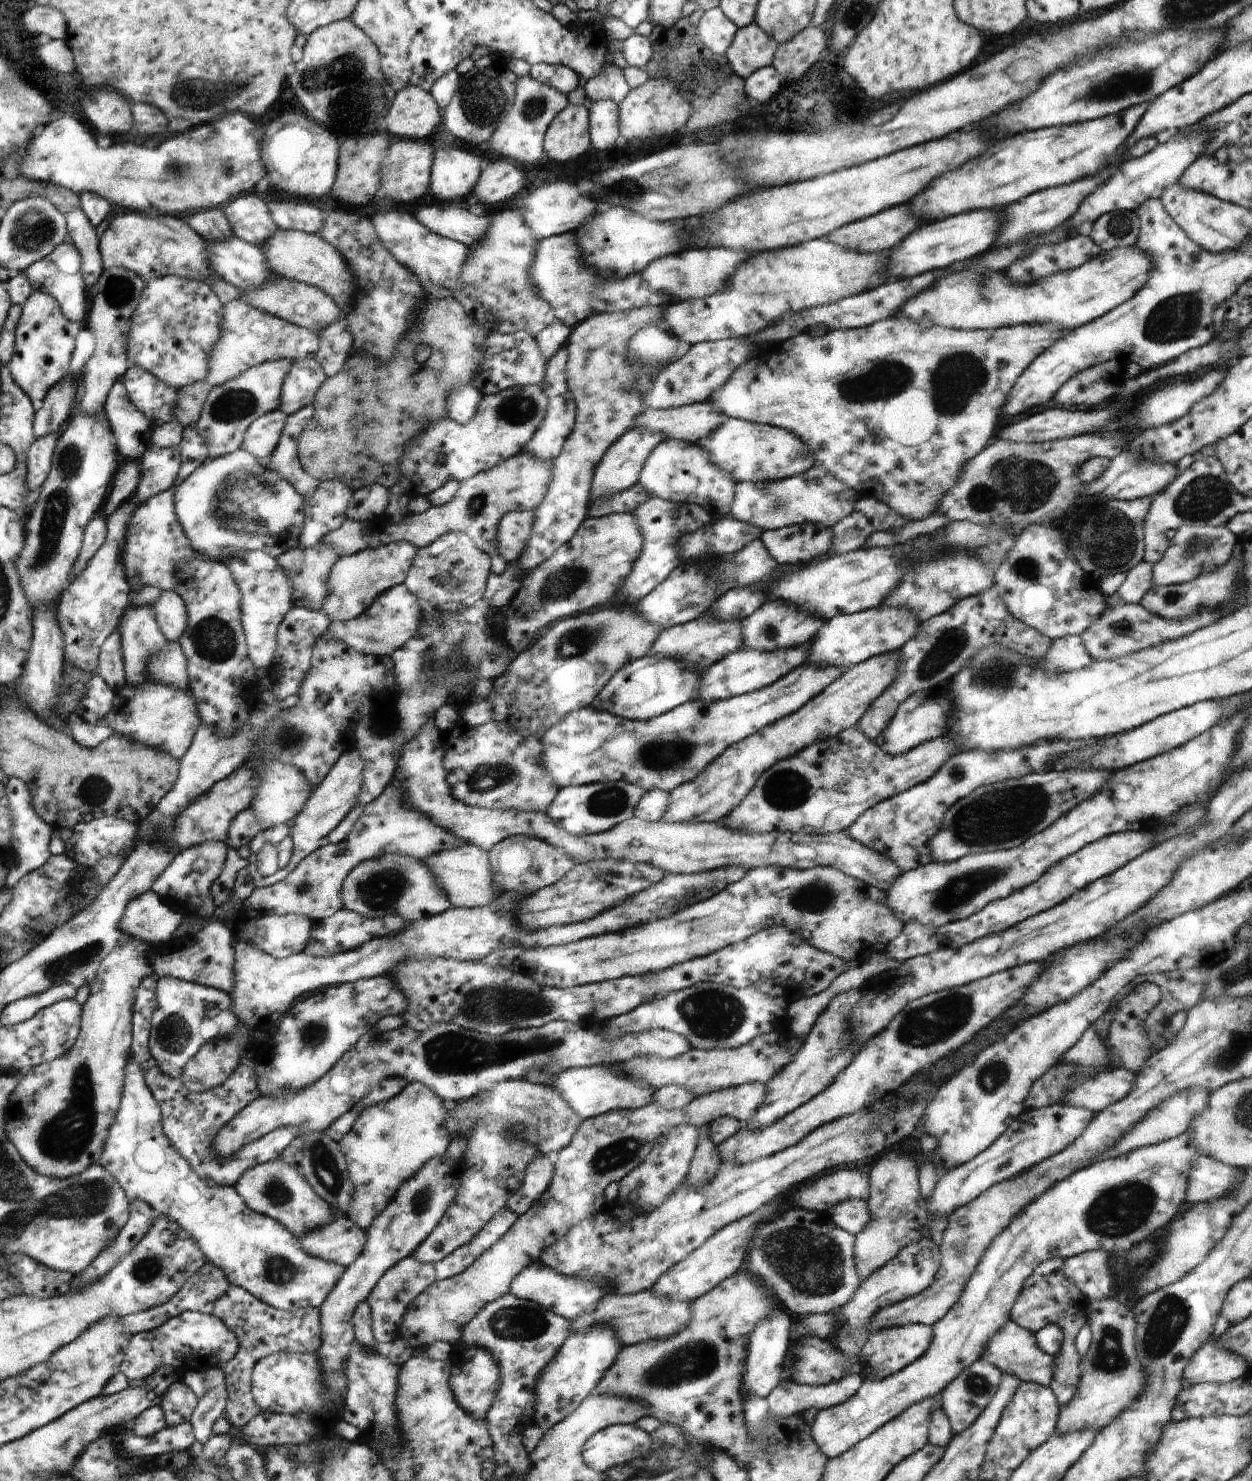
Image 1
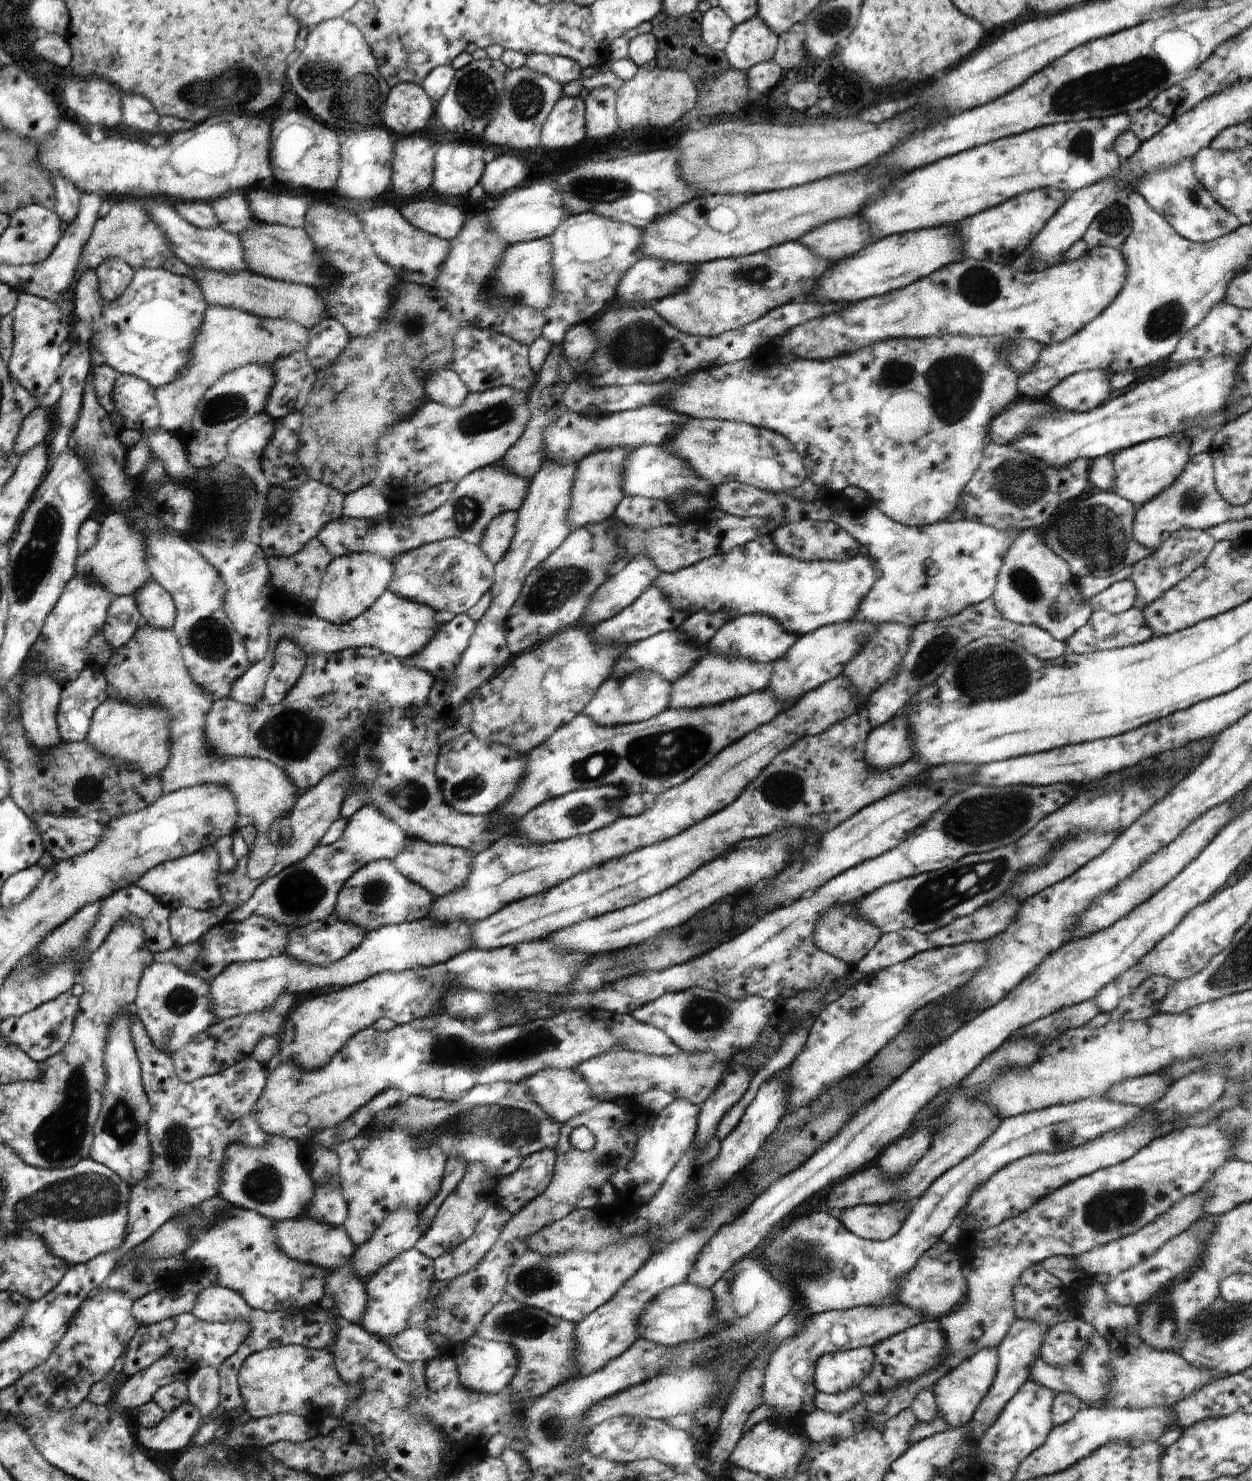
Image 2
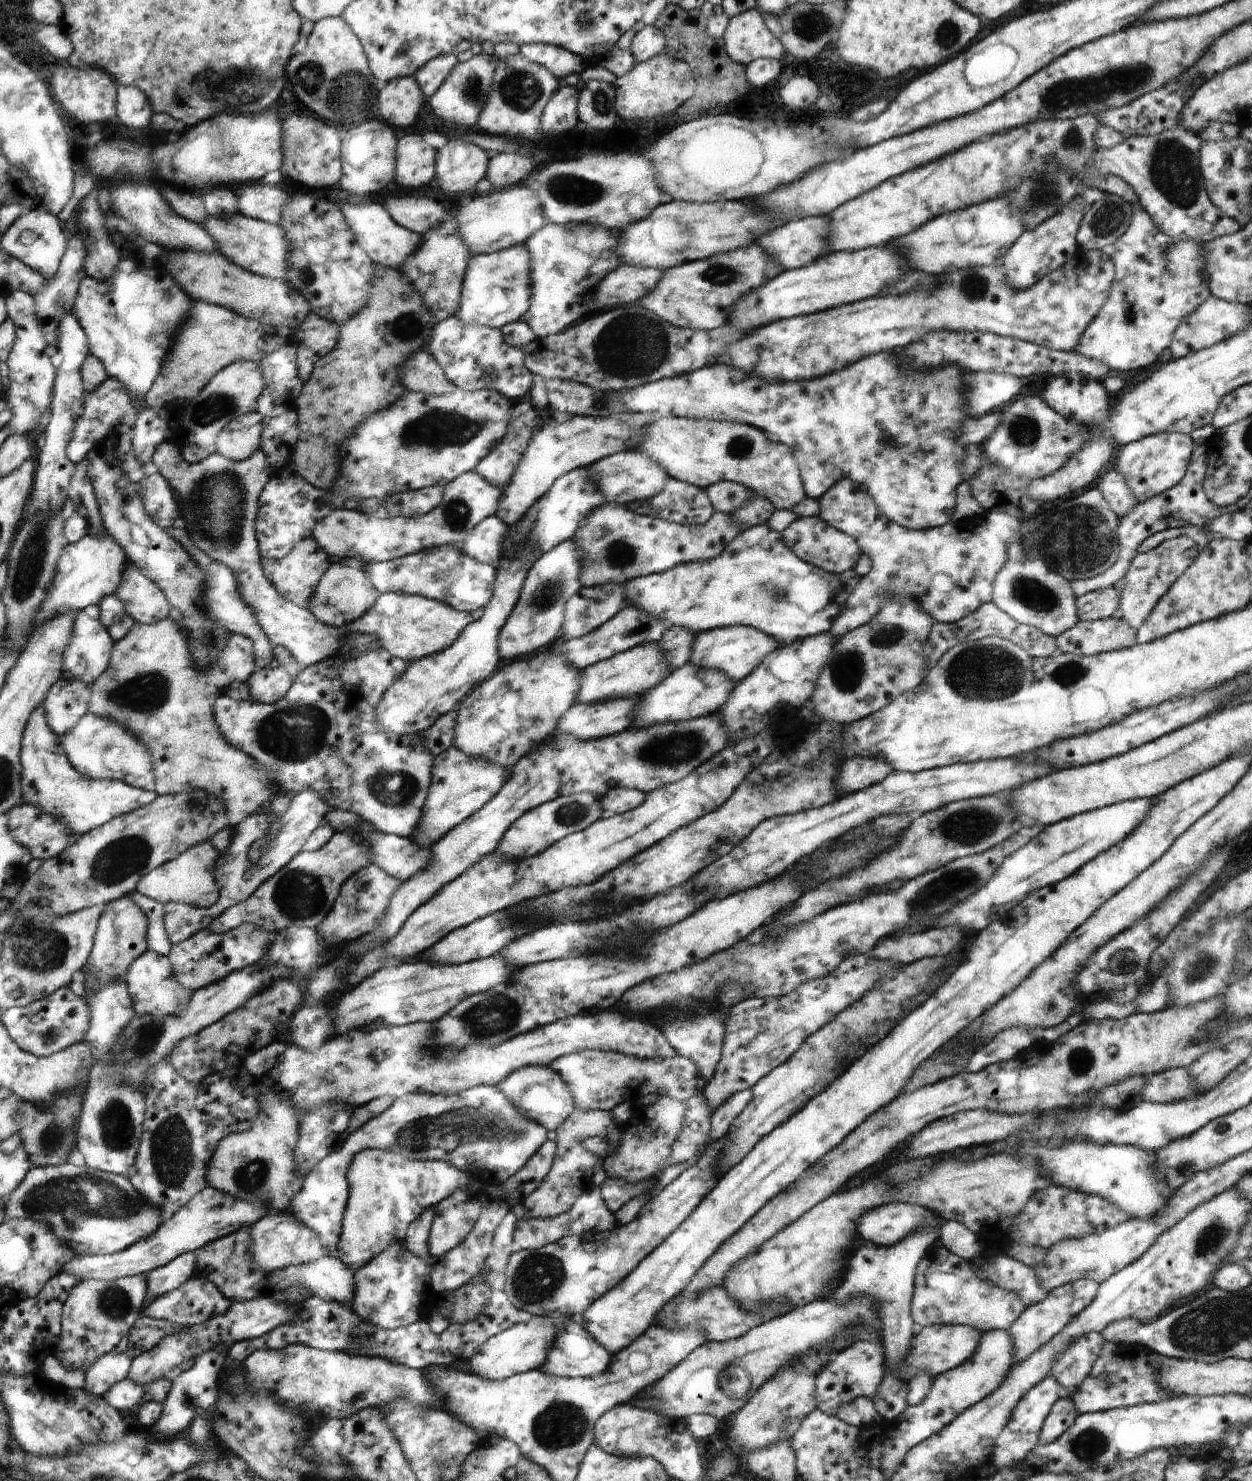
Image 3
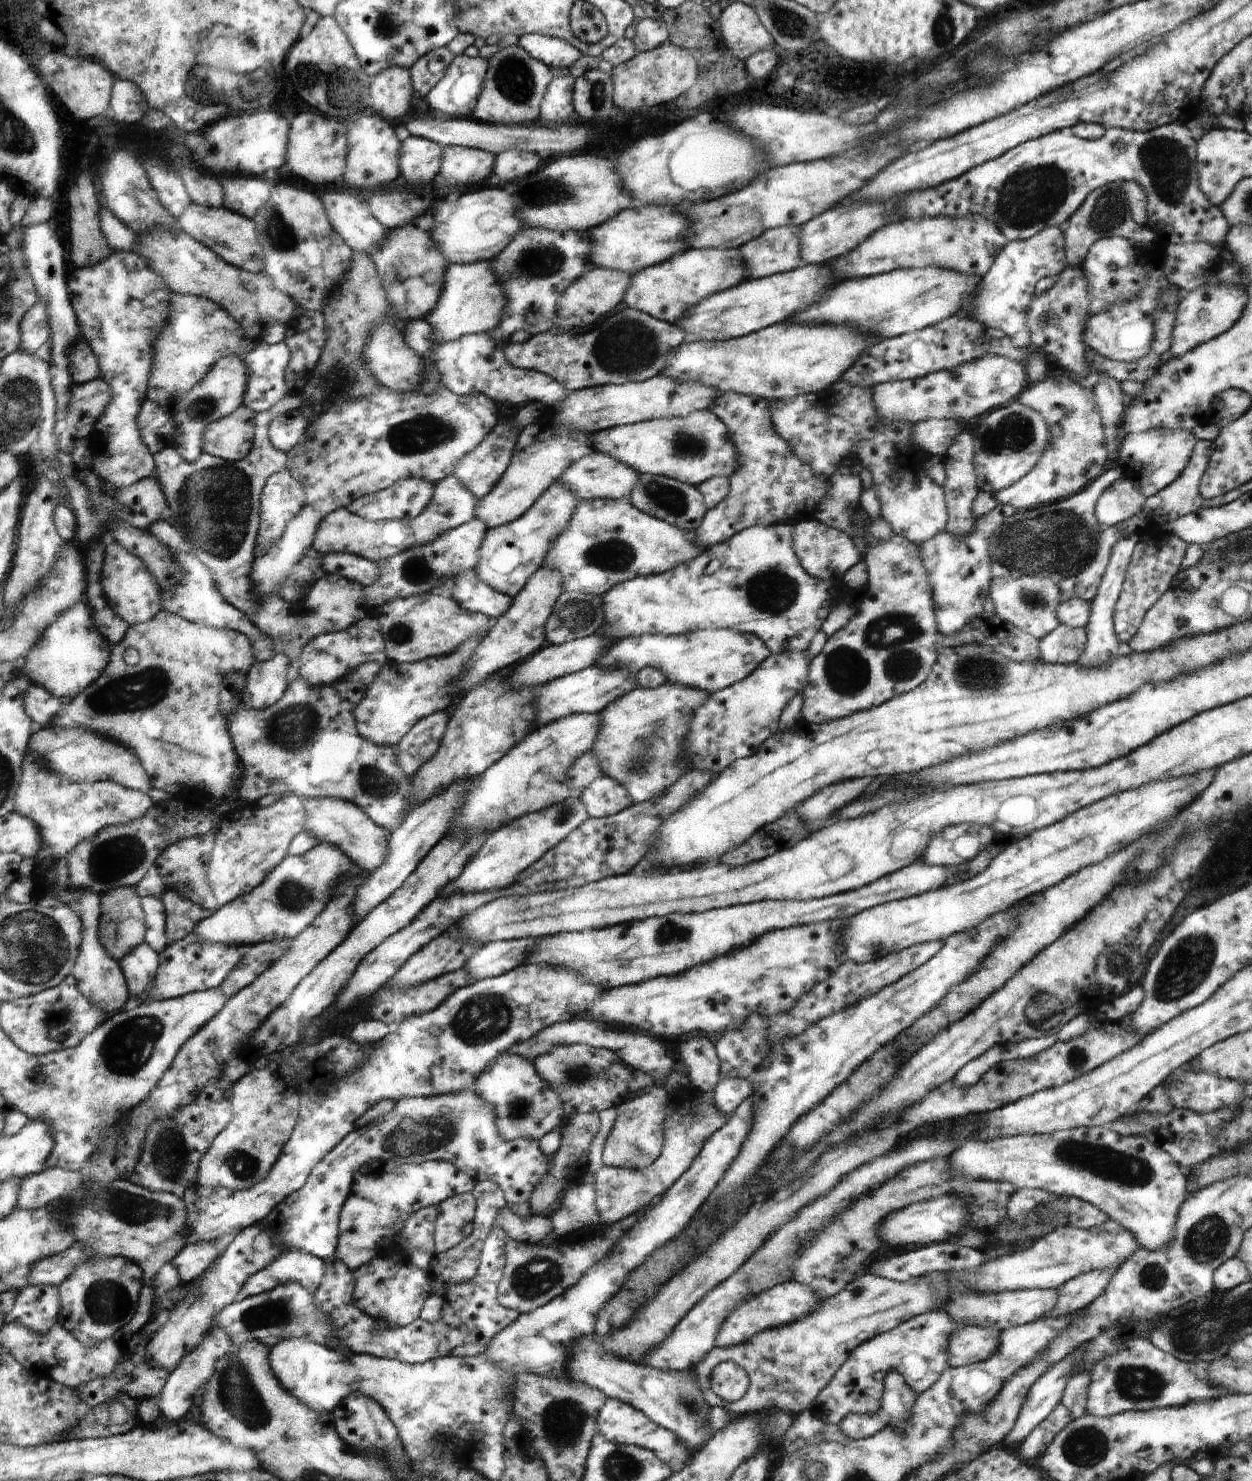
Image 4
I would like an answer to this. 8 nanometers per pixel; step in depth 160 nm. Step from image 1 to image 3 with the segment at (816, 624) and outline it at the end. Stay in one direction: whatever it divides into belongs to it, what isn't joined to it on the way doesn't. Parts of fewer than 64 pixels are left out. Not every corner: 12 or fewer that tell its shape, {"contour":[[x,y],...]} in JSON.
{"contour":[[748,626],[697,633],[690,662],[738,683],[779,648]]}

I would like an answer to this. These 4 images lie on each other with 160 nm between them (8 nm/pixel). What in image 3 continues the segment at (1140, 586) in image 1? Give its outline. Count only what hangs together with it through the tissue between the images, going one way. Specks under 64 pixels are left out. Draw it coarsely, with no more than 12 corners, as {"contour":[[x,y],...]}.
{"contour":[[1114,587],[1075,598],[1079,621],[1116,615],[1120,594]]}

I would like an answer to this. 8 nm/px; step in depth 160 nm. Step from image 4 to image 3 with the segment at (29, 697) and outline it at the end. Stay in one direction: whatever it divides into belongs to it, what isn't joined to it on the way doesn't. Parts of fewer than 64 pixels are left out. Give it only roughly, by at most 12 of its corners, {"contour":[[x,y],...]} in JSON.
{"contour":[[62,678],[43,701],[57,735],[87,714],[92,685]]}

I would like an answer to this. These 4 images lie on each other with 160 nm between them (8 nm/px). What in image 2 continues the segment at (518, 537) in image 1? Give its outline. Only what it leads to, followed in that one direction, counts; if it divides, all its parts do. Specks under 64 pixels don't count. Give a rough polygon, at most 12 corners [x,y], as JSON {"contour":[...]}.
{"contour":[[509,511],[488,524],[478,546],[492,564],[507,555],[519,514]]}

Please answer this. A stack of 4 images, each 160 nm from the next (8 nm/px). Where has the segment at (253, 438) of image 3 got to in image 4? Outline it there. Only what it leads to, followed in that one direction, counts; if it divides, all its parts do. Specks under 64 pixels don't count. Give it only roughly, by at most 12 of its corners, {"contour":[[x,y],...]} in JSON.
{"contour":[[232,412],[206,428],[204,453],[242,460],[254,438],[254,412]]}

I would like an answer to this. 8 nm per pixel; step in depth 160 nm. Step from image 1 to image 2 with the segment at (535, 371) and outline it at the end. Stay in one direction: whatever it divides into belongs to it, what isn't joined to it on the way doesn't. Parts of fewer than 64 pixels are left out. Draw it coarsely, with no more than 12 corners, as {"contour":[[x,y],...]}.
{"contour":[[464,324],[452,370],[472,392],[534,384],[528,346]]}

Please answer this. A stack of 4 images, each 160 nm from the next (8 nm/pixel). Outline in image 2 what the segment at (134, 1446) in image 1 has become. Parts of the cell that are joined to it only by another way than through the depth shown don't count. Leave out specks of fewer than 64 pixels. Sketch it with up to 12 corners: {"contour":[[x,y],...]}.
{"contour":[[186,1400],[156,1426],[140,1428],[148,1450],[190,1447],[200,1422]]}

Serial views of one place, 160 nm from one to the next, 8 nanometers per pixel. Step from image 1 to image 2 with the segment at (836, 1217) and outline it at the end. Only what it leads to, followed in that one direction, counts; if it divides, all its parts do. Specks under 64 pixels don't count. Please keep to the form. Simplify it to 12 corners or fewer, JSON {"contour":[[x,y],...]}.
{"contour":[[894,1203],[846,1208],[836,1214],[851,1234],[886,1241],[910,1211]]}

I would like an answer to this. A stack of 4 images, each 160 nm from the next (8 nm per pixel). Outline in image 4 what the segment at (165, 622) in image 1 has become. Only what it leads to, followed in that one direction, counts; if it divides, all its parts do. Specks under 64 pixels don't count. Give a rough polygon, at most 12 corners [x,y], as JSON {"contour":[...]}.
{"contour":[[108,540],[100,586],[129,626],[155,619],[162,590],[130,548]]}

